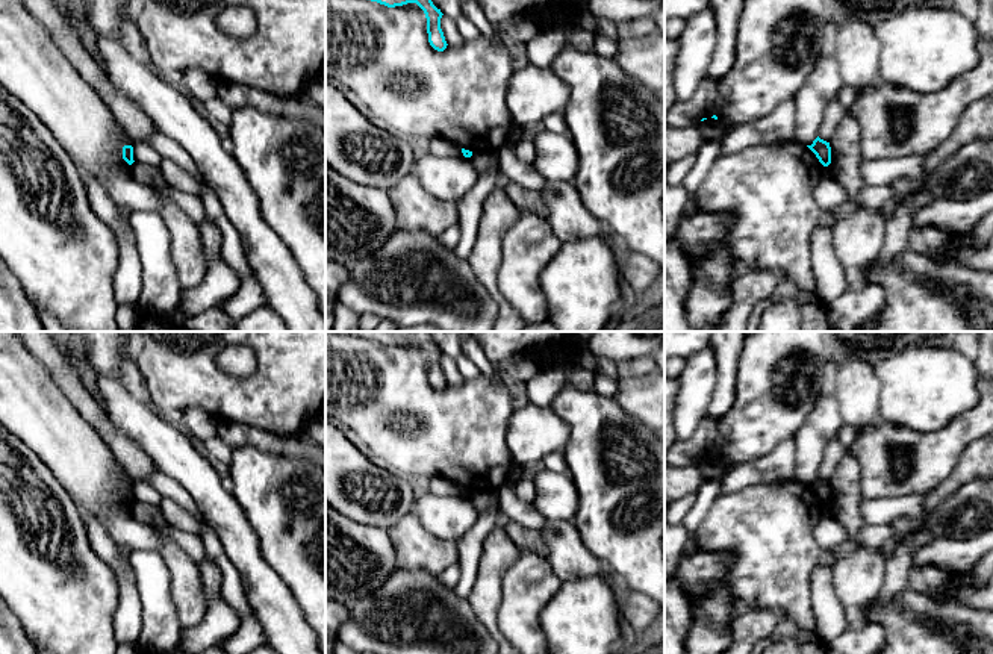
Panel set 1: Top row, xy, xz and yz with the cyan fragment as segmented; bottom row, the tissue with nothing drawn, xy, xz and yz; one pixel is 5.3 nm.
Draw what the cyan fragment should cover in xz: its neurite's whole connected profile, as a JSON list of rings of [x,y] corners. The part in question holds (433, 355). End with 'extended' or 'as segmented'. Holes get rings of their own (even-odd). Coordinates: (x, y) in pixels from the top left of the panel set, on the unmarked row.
[[[335,332],[345,335],[356,335],[371,341],[377,341],[388,347],[403,345],[407,342],[416,342],[425,353],[427,357],[427,372],[430,385],[444,391],[447,388],[447,380],[440,368],[442,351],[437,348],[430,336],[430,332]]]; as segmented

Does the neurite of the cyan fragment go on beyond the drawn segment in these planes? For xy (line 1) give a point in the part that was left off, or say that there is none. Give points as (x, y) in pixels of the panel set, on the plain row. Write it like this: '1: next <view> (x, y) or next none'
1: next none

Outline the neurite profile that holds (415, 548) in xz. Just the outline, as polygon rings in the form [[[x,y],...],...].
[[[413,513],[403,516],[388,533],[395,550],[397,571],[427,571],[439,575],[459,562],[457,542],[433,536]]]

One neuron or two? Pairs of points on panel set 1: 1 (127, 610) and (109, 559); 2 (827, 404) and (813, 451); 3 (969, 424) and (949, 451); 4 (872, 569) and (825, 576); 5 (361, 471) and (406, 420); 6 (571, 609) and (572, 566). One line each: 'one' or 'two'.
1: one
2: one
3: one
4: two
5: two
6: two

